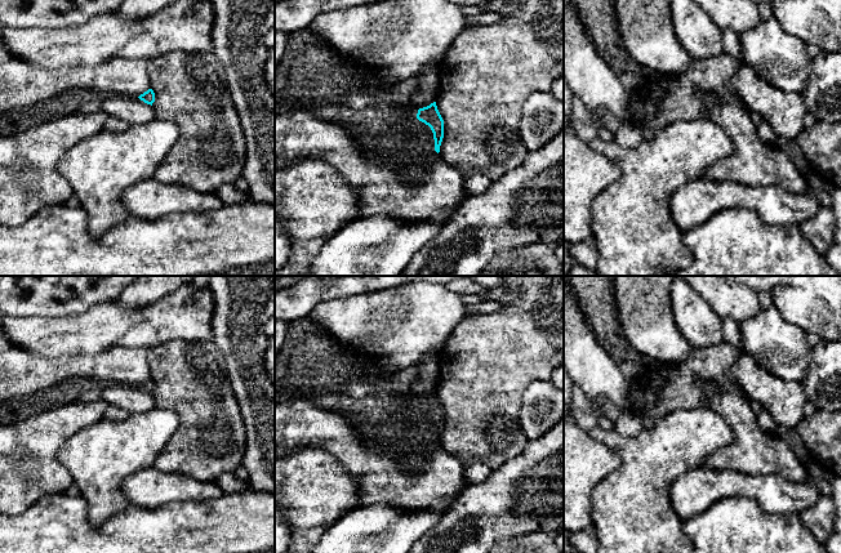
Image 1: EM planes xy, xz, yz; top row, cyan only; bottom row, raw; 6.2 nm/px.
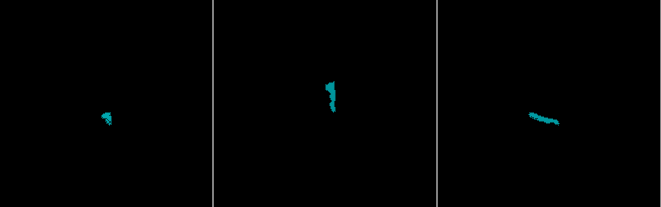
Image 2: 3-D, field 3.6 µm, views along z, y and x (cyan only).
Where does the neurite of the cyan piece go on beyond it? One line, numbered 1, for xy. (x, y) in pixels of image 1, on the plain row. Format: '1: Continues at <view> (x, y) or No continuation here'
1: No continuation here

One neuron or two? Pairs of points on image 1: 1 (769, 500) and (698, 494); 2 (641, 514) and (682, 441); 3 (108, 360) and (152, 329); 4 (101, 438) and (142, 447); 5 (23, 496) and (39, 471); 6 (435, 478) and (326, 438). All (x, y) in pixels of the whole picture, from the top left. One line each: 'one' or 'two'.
1: one
2: one
3: two
4: one
5: one
6: one

